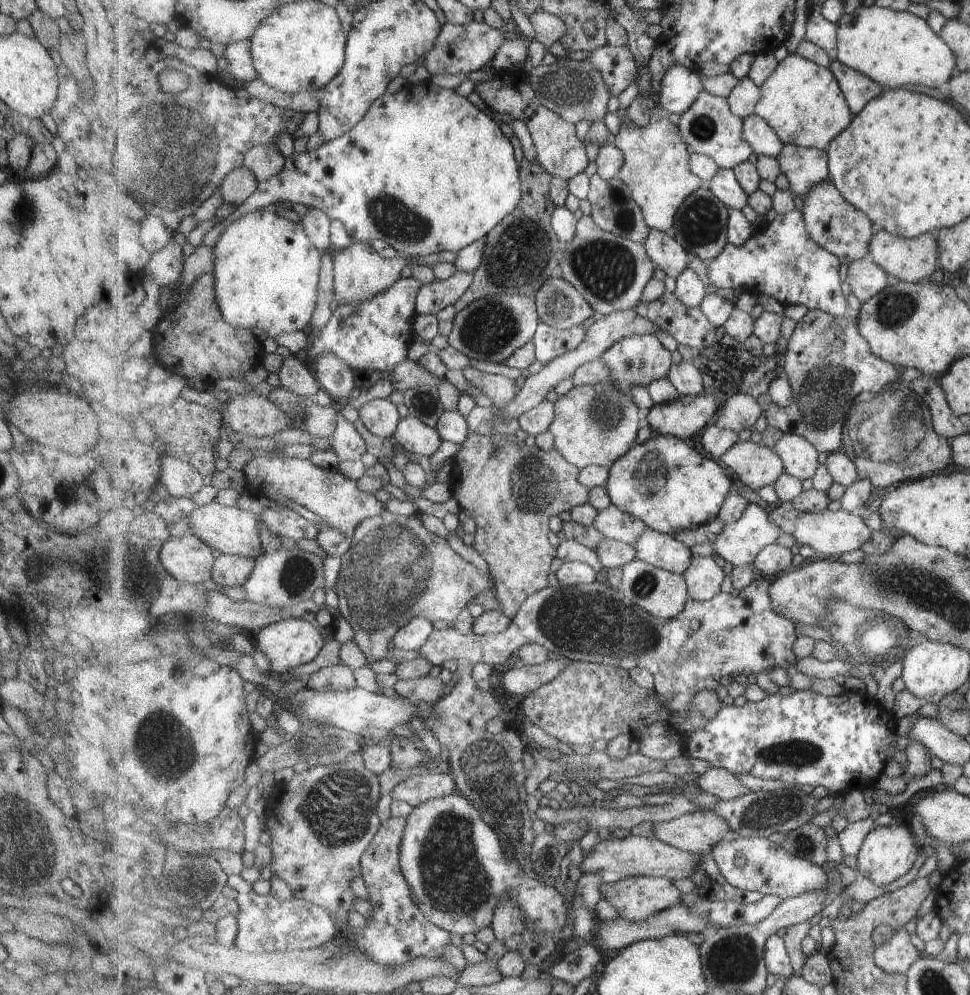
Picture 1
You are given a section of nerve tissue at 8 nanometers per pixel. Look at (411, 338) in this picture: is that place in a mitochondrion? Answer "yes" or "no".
no

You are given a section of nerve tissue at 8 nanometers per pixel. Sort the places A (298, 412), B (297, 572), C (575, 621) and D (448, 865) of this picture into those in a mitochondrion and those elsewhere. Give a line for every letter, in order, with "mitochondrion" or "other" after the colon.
A: mitochondrion
B: mitochondrion
C: mitochondrion
D: mitochondrion

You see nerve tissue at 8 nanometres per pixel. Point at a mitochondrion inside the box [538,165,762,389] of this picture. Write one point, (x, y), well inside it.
(606, 270)

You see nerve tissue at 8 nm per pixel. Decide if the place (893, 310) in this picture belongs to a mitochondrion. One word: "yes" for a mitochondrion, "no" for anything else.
yes

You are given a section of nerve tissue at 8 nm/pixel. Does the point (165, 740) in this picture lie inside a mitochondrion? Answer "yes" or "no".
yes

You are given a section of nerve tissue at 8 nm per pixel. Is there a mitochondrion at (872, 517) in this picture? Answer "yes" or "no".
no

